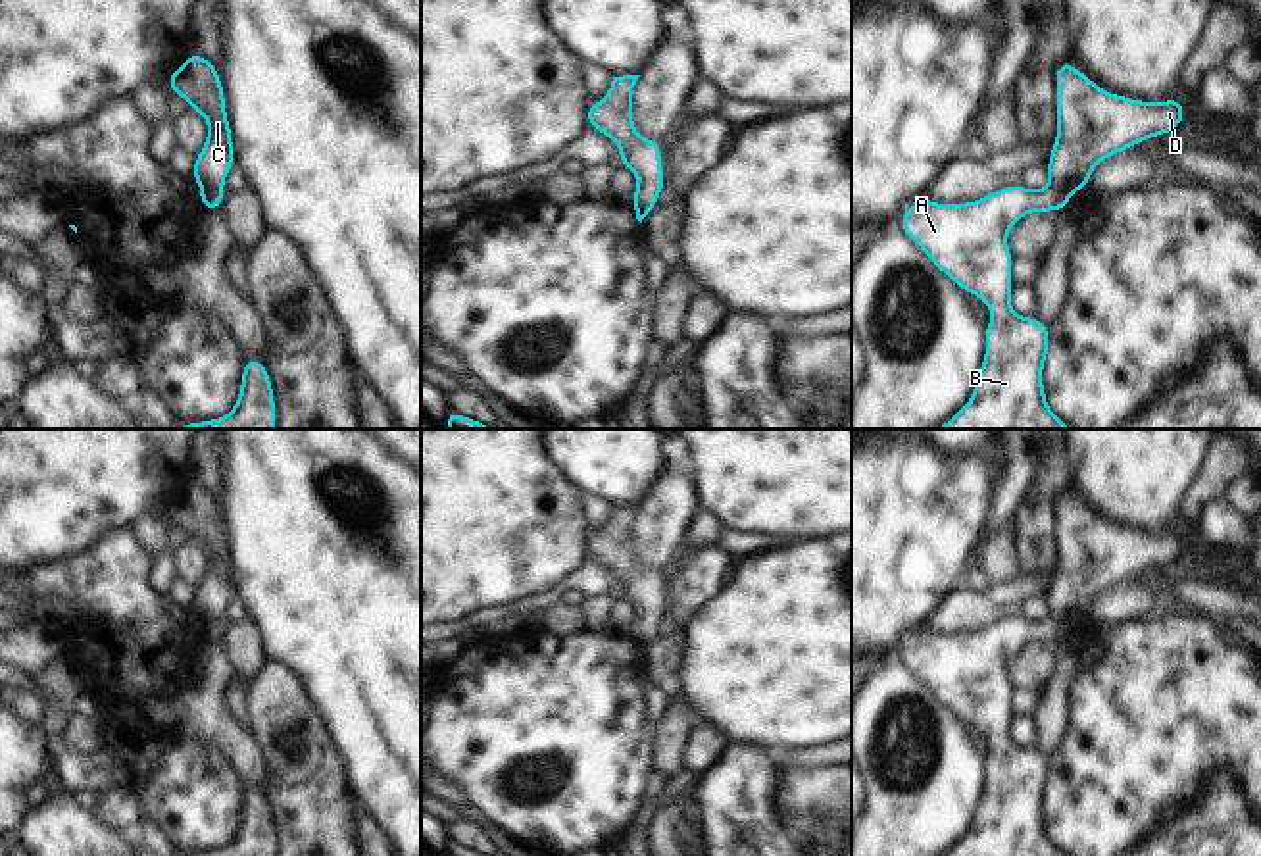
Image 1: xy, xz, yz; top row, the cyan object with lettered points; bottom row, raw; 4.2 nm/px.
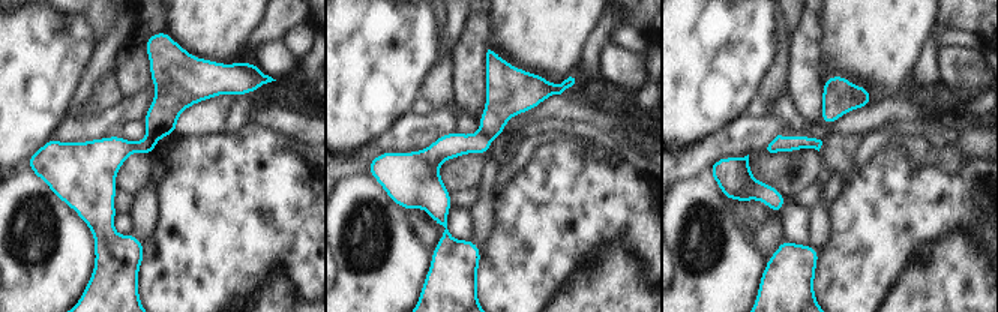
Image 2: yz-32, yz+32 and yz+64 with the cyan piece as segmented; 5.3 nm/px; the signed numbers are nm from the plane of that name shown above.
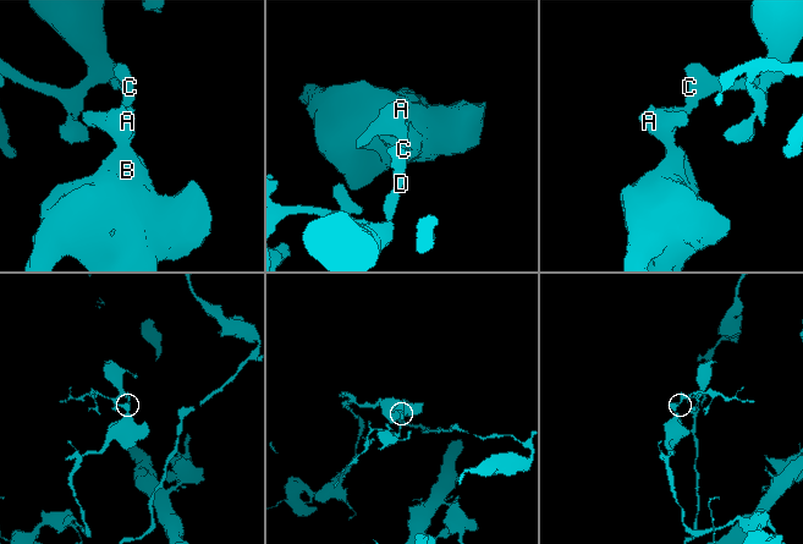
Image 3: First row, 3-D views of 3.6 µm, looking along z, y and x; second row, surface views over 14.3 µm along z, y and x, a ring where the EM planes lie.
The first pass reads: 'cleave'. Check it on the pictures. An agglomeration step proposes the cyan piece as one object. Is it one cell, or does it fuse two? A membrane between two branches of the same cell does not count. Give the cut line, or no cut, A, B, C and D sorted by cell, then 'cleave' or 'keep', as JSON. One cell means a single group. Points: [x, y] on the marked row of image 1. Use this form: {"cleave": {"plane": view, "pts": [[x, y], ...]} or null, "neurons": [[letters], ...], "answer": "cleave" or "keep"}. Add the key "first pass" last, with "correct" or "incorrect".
{"cleave": {"plane": "xy", "pts": [[222, 187], [202, 191]]}, "neurons": [["A", "B"], ["C", "D"]], "answer": "cleave", "first pass": "correct"}

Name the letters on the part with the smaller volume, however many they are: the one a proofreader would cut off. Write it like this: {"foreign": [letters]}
{"foreign": ["C", "D"]}

